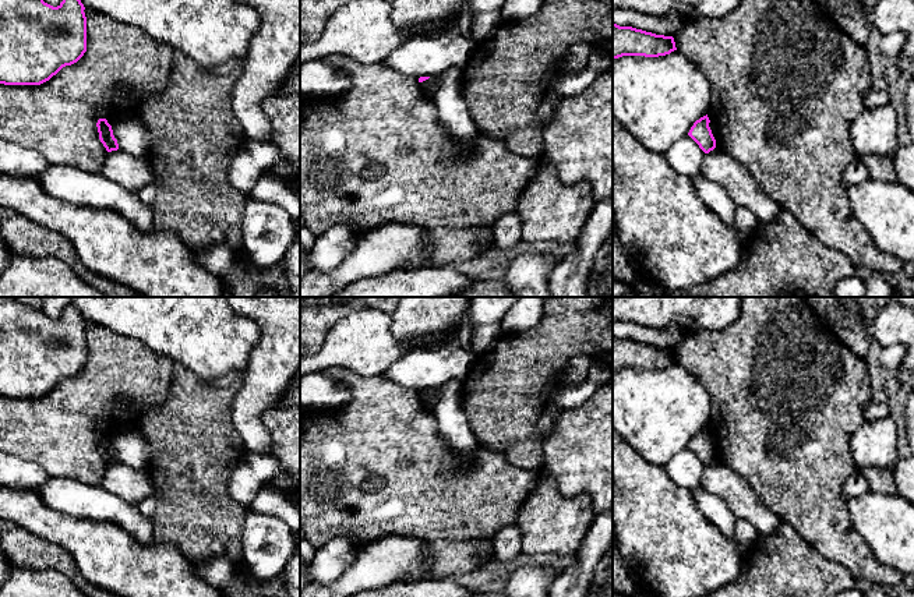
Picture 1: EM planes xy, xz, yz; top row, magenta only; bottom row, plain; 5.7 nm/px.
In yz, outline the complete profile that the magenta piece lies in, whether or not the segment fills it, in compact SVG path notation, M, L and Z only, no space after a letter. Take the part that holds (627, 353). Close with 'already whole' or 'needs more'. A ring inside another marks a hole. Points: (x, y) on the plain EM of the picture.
M613 335L613 372L622 368L659 370L677 363L673 349L656 347Z; already whole

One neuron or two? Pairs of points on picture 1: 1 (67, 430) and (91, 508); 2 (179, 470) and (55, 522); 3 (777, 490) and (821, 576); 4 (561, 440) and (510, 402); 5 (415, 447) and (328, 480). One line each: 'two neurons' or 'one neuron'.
1: two neurons
2: two neurons
3: two neurons
4: two neurons
5: one neuron

